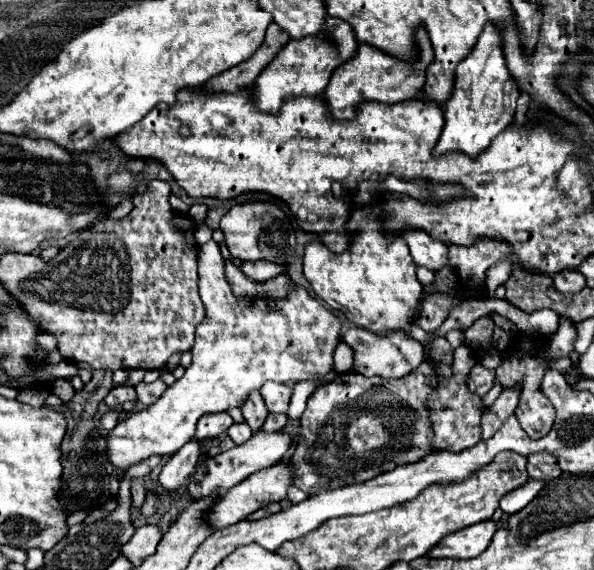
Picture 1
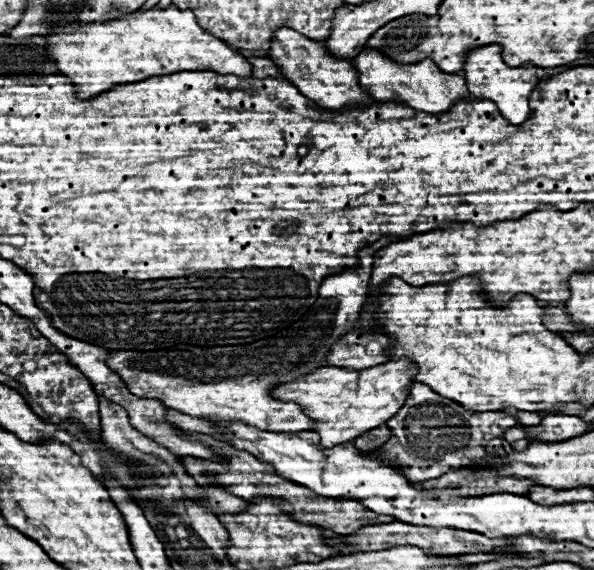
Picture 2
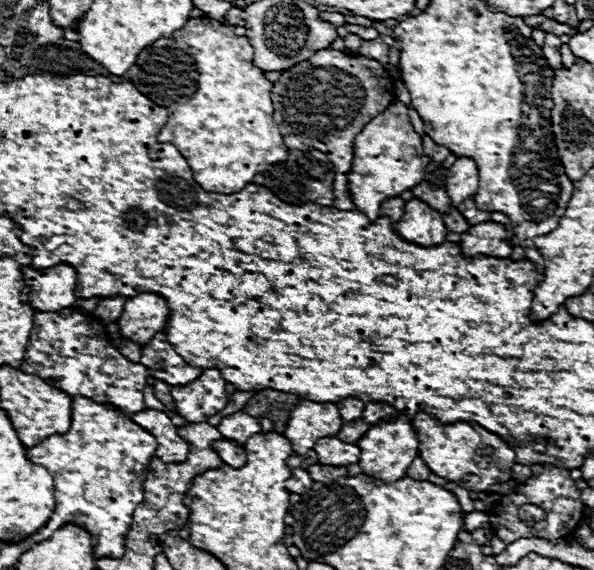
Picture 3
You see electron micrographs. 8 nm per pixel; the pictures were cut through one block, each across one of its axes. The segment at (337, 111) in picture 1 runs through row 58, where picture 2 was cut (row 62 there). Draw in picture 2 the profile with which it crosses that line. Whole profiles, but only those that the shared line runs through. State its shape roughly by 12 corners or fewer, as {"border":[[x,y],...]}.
{"border":[[372,48],[350,62],[376,102],[440,114],[470,96],[464,76],[396,64]]}

